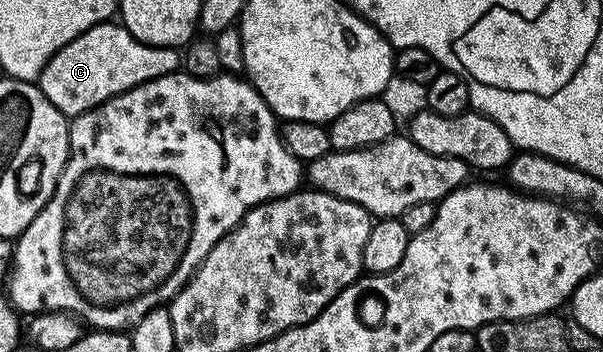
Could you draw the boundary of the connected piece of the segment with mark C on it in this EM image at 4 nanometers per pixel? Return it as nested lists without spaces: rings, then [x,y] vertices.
[[[105,23],[90,27],[90,31],[59,49],[46,63],[38,84],[50,104],[71,119],[150,79],[175,73],[181,65],[182,57],[176,49],[147,45],[134,39],[123,25]]]

